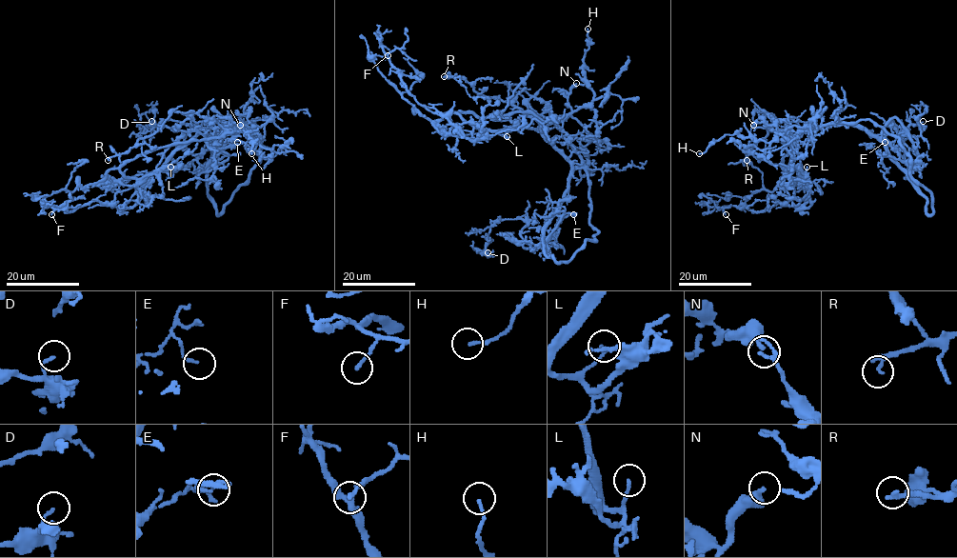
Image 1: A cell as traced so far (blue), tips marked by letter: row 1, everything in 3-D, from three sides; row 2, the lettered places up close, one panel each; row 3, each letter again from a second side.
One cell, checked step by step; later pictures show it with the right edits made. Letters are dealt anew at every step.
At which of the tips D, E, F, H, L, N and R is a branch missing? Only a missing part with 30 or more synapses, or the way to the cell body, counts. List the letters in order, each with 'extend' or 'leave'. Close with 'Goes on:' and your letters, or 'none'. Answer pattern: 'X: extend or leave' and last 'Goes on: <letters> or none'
D: leave
E: leave
F: leave
H: leave
L: leave
N: leave
R: leave
Goes on: none

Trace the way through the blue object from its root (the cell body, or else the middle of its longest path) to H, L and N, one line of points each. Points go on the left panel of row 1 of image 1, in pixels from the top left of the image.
H: (228, 124), (237, 128), (227, 132), (229, 129), (241, 130), (257, 141), (248, 134), (252, 139), (251, 153)
L: (228, 124), (202, 129), (174, 152), (161, 169), (166, 170), (170, 167)
N: (228, 124), (237, 128), (227, 132), (230, 129), (235, 130), (231, 125), (233, 122), (240, 125)

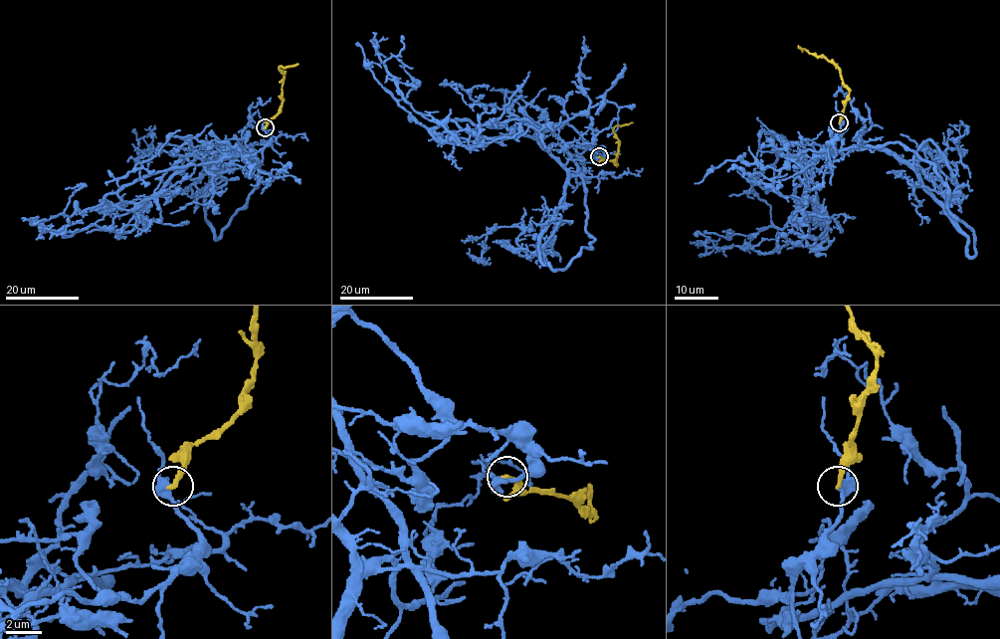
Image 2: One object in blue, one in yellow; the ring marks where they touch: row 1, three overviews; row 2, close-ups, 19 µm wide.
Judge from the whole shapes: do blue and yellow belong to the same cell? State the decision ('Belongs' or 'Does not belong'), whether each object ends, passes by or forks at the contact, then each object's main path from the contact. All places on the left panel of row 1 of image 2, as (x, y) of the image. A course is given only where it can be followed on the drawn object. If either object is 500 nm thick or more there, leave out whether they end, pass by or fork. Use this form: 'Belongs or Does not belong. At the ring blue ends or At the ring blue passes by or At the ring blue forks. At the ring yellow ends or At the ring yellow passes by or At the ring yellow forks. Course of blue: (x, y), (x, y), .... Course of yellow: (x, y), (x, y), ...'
Does not belong. At the ring blue forks. At the ring yellow ends. Course of blue: (265, 127), (256, 151), (237, 138), (222, 159), (219, 142), (195, 181), (183, 147), (138, 152), (144, 128). Course of yellow: (265, 127), (279, 111), (282, 100), (284, 72), (279, 67), (298, 64)

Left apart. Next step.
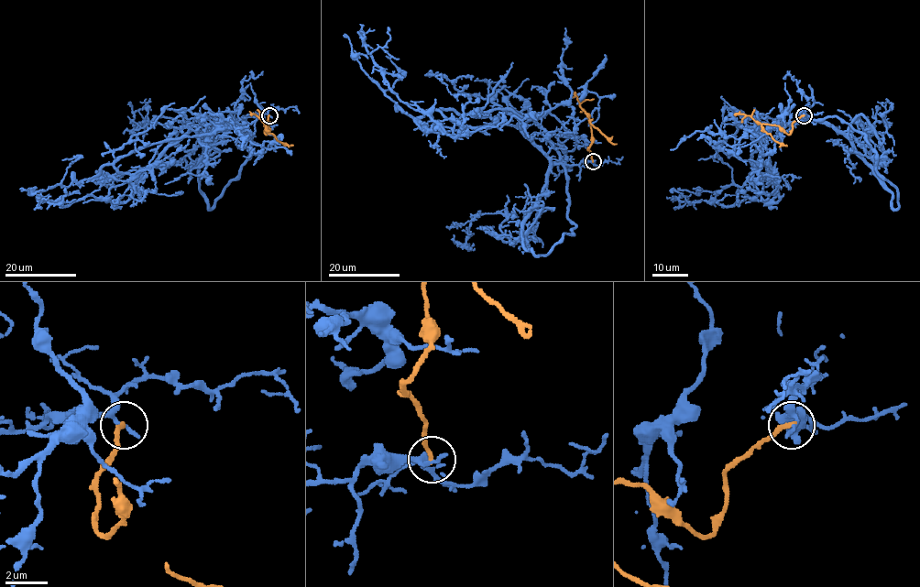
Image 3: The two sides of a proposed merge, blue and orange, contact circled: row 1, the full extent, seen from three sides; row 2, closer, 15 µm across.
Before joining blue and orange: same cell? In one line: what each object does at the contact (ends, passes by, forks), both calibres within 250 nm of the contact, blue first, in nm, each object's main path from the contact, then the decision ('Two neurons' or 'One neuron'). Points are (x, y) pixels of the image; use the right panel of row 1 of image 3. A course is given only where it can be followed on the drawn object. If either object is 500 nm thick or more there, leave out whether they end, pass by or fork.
At the ring blue ends. At the ring orange ends. Thickness 200 nm (blue) against 220 nm. Course of blue: (803, 115), (806, 120), (768, 129), (764, 176), (770, 181), (755, 198), (728, 206), (690, 204), (669, 190). Course of orange: (803, 115), (793, 124), (789, 135), (777, 125), (762, 125), (774, 141), (786, 145). Two neurons

